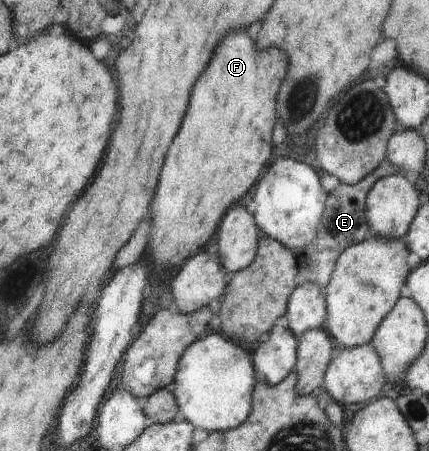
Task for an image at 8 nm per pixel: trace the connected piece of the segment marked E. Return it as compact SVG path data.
M388 159L383 160L373 171L365 175L355 184L339 183L329 194L321 216L321 225L317 229L316 238L311 245L301 249L298 255L302 282L316 283L325 289L329 283L337 258L354 243L370 238L373 233L366 214L366 197L373 184L382 177L397 173L395 167Z

